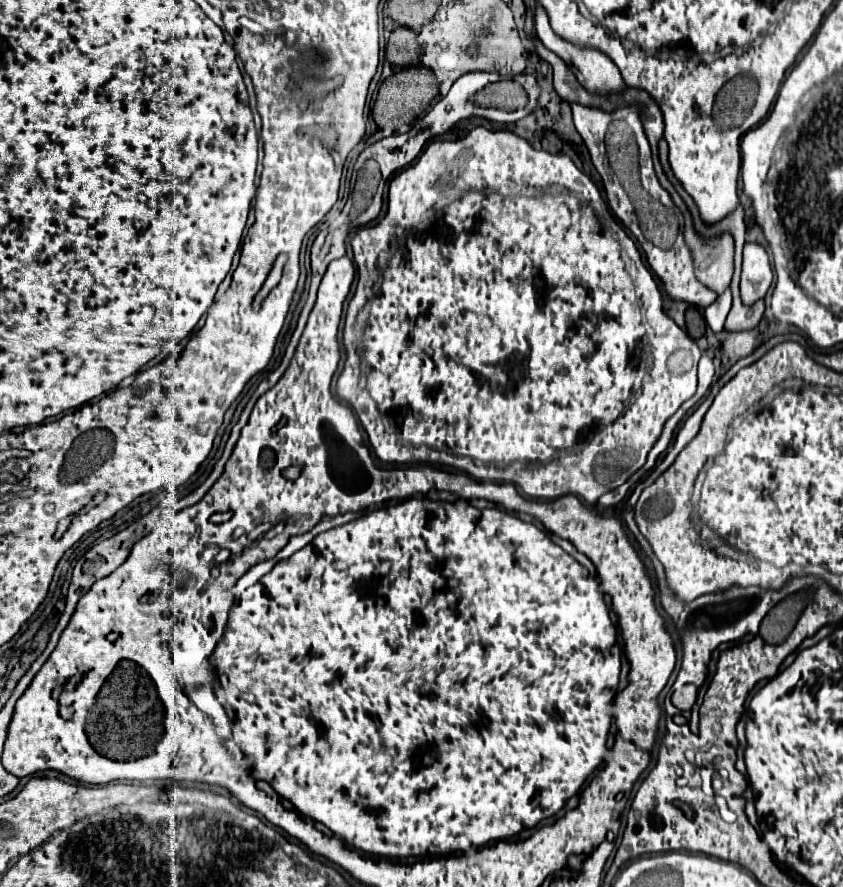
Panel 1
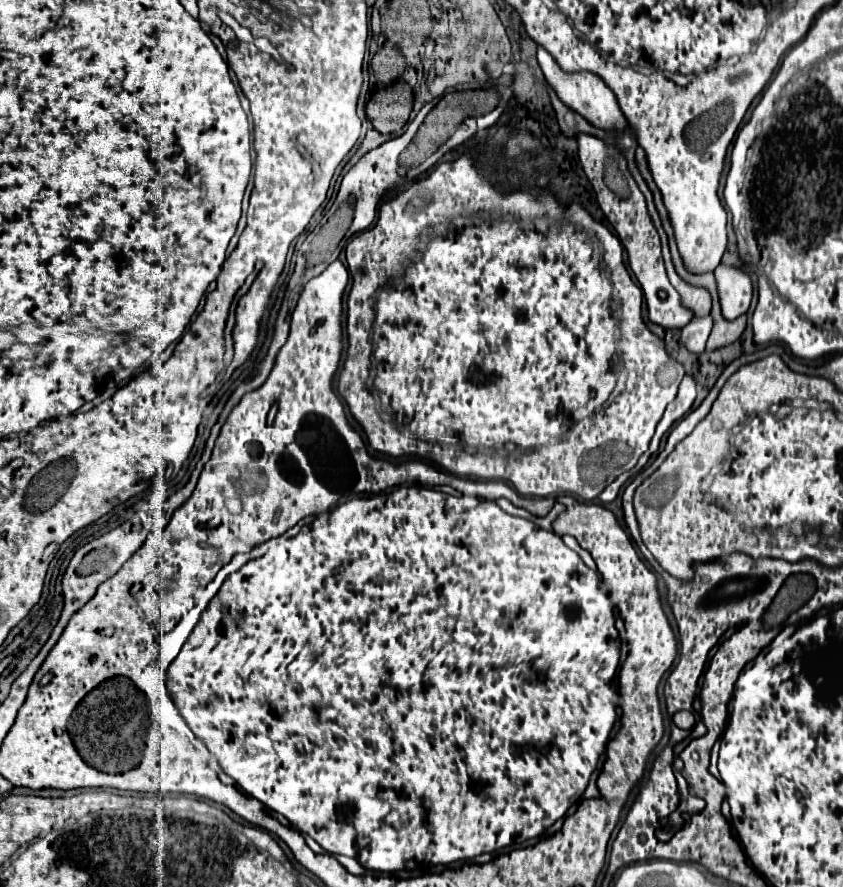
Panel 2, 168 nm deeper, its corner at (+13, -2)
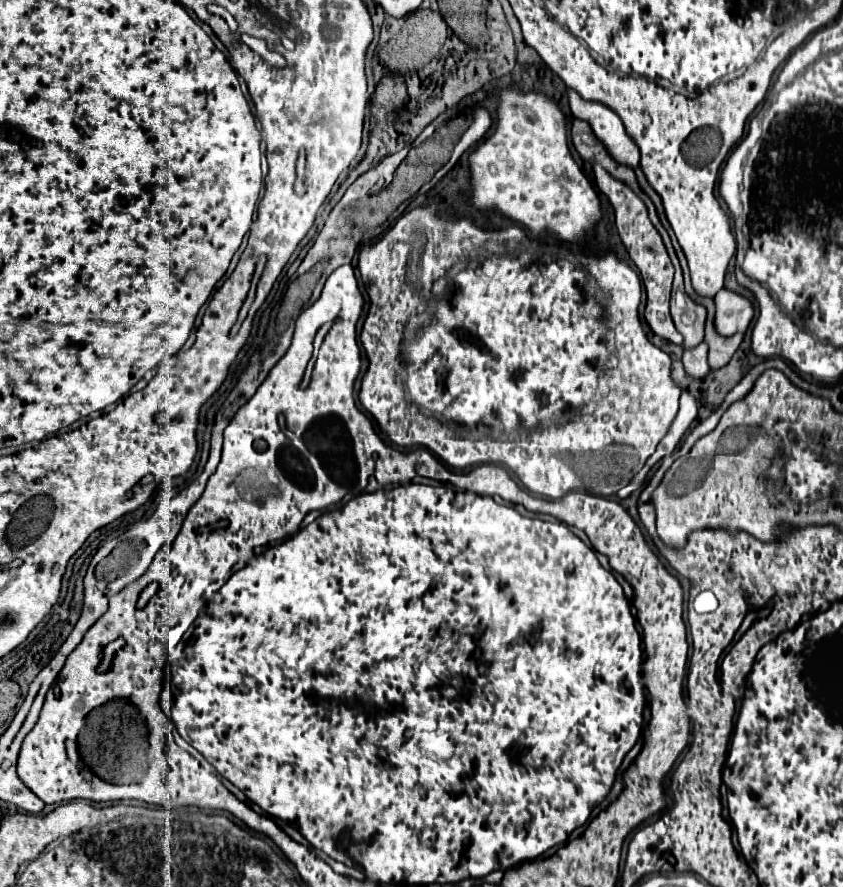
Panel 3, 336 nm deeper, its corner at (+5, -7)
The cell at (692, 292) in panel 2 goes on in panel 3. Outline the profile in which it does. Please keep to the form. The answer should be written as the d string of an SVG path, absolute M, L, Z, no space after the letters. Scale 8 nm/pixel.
M671 303L671 317L677 331L683 335L685 349L693 349L703 341L705 307L697 303Z

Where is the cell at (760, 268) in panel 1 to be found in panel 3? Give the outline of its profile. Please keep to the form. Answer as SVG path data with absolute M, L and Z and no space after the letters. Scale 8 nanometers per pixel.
M721 289L715 295L715 331L721 337L745 333L753 319L753 305L749 299Z

